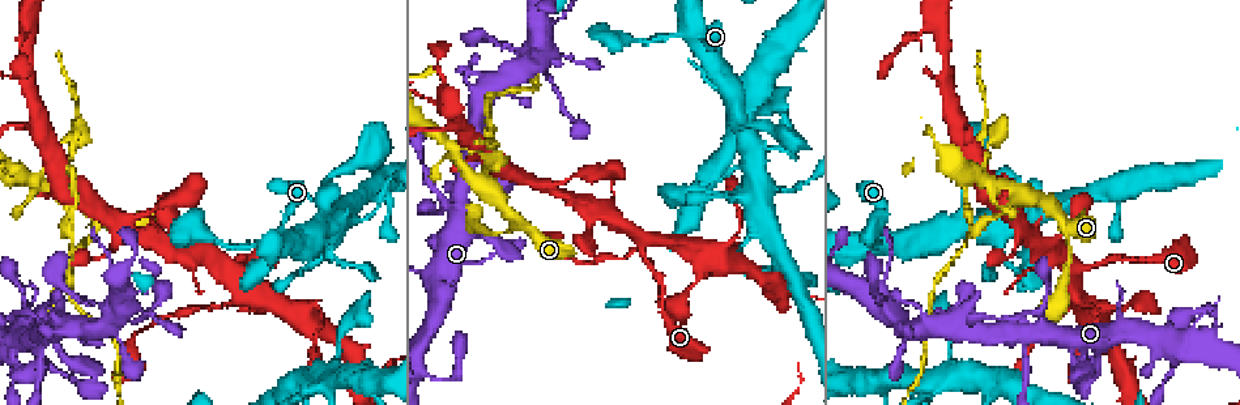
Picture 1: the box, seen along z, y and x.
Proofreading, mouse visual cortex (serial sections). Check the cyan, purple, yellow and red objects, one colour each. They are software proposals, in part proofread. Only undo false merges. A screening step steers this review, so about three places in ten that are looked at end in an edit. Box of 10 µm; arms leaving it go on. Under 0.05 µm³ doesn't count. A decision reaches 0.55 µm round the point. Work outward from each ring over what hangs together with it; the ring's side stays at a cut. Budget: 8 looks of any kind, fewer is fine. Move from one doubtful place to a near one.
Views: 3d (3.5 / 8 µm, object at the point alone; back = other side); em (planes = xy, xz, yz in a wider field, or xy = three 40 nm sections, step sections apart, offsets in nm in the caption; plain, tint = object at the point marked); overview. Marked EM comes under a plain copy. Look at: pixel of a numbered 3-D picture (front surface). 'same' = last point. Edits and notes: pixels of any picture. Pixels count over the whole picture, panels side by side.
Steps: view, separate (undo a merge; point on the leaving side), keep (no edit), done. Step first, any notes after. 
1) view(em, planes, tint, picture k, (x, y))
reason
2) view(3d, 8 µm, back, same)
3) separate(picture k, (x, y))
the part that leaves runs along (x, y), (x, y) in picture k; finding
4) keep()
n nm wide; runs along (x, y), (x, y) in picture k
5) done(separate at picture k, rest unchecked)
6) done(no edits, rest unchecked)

view(3d, 3.5 µm, picture 1, (621, 38))
sudden change in width

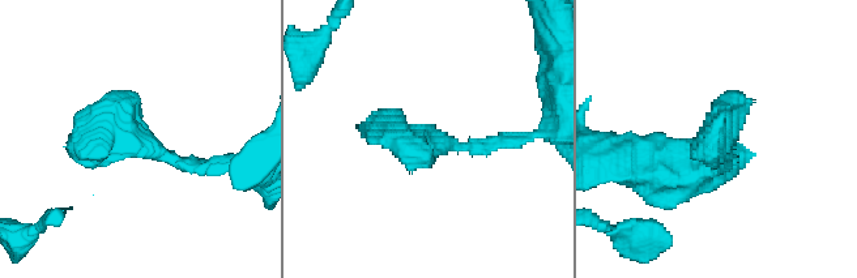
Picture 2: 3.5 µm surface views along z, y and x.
view(em, xy, step 1, tint, picture 2, (722, 140))
need the tissue

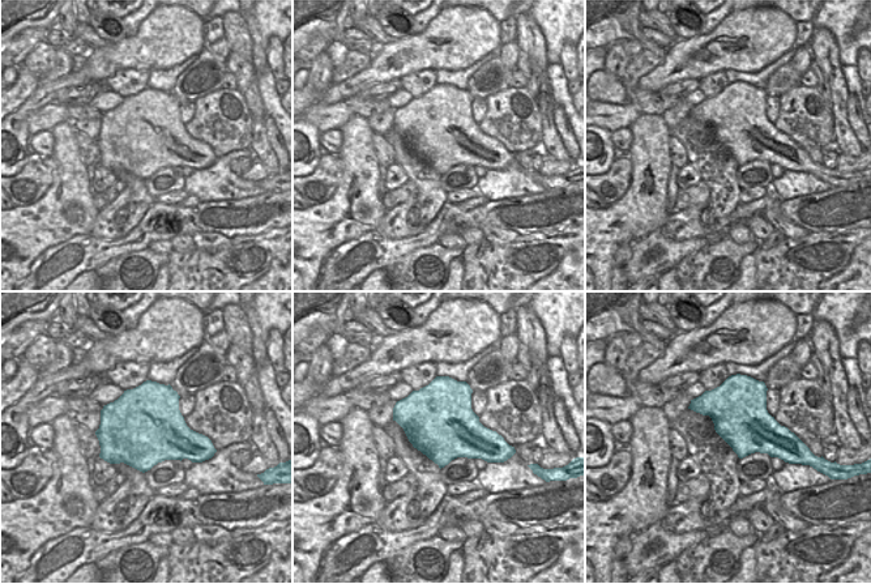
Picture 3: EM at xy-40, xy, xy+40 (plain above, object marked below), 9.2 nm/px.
keep()
runs along (501, 140), (456, 146), (355, 127) in picture 2; one cell here

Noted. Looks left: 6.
view(3d, 8 µm, picture 1, (50, 370))
closes a loop

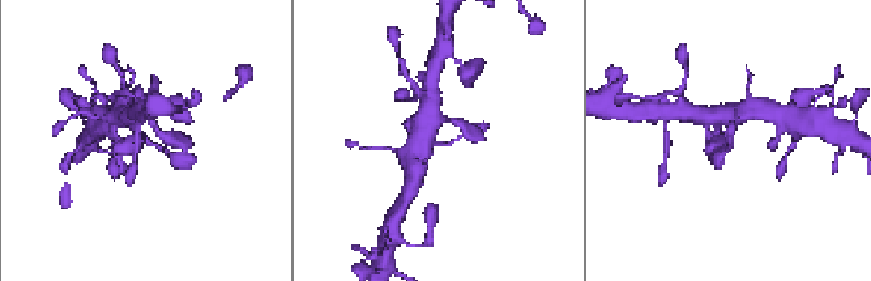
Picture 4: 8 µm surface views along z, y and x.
view(em, planes, tint, same)
shape alone is not enough

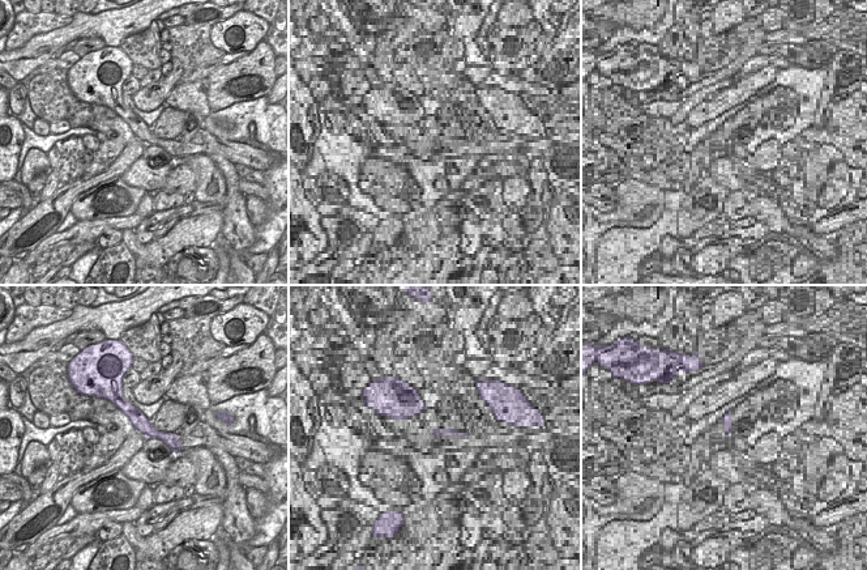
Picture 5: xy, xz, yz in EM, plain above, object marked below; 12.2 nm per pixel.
keep()
runs along (118, 399), (150, 432), (176, 446) in picture 5; one cell here

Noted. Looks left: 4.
view(3d, 3.5 µm, picture 1, (1075, 302))
abrupt turn

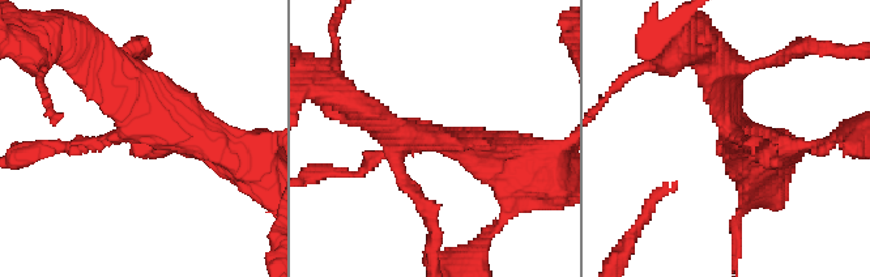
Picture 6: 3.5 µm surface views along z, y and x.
view(em, xy, step 5, tint, picture 6, (125, 135))
arms of 150, 350 nm

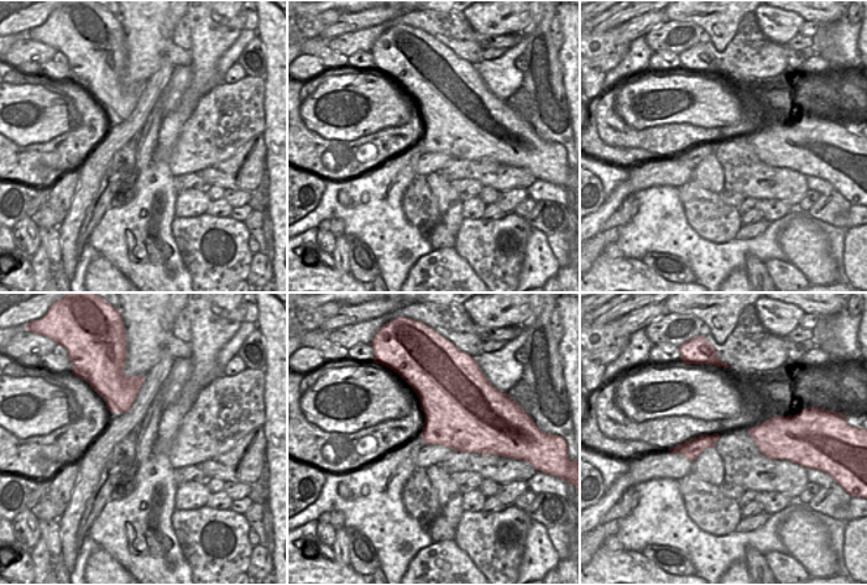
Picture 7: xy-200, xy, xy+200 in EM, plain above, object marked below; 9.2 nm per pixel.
keep()
runs along (103, 65), (131, 126), (47, 149) in picture 6; all the same cell

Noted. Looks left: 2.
view(3d, 3.5 µm, picture 1, (319, 304))
sharp bend

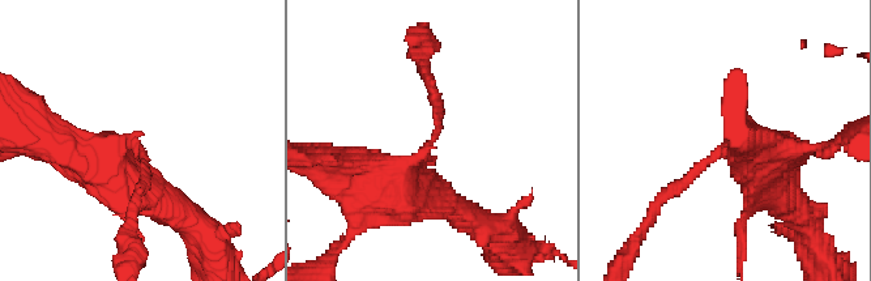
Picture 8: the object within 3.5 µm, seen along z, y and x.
keep()
runs along (752, 152), (729, 140), (661, 196) in picture 8; one cell here

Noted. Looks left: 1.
done(no edits, rest unchecked)

